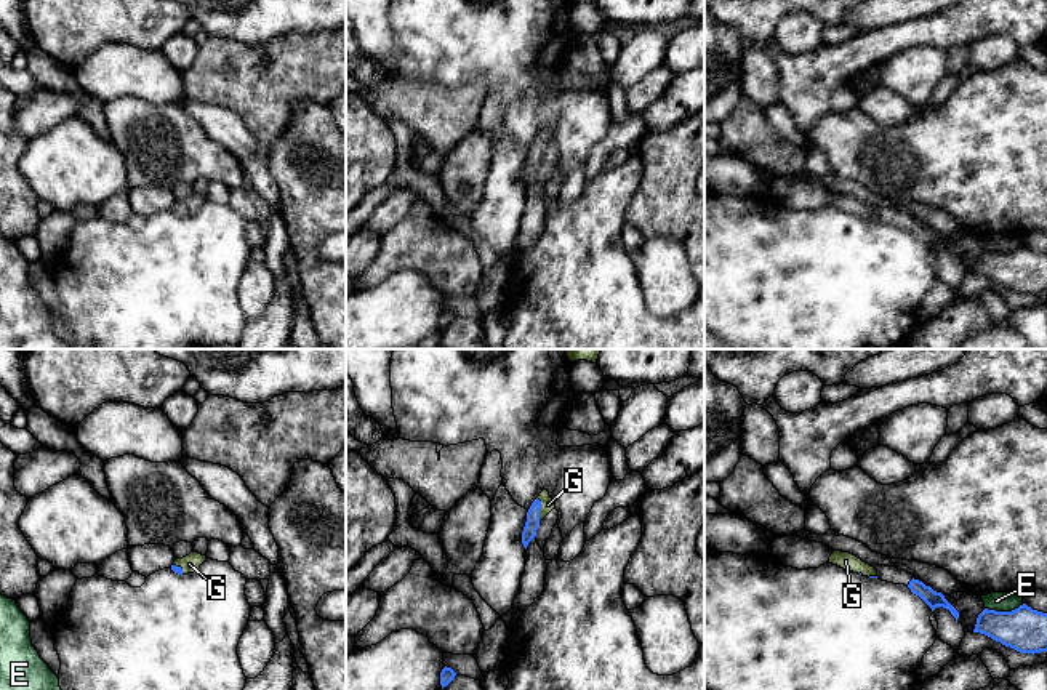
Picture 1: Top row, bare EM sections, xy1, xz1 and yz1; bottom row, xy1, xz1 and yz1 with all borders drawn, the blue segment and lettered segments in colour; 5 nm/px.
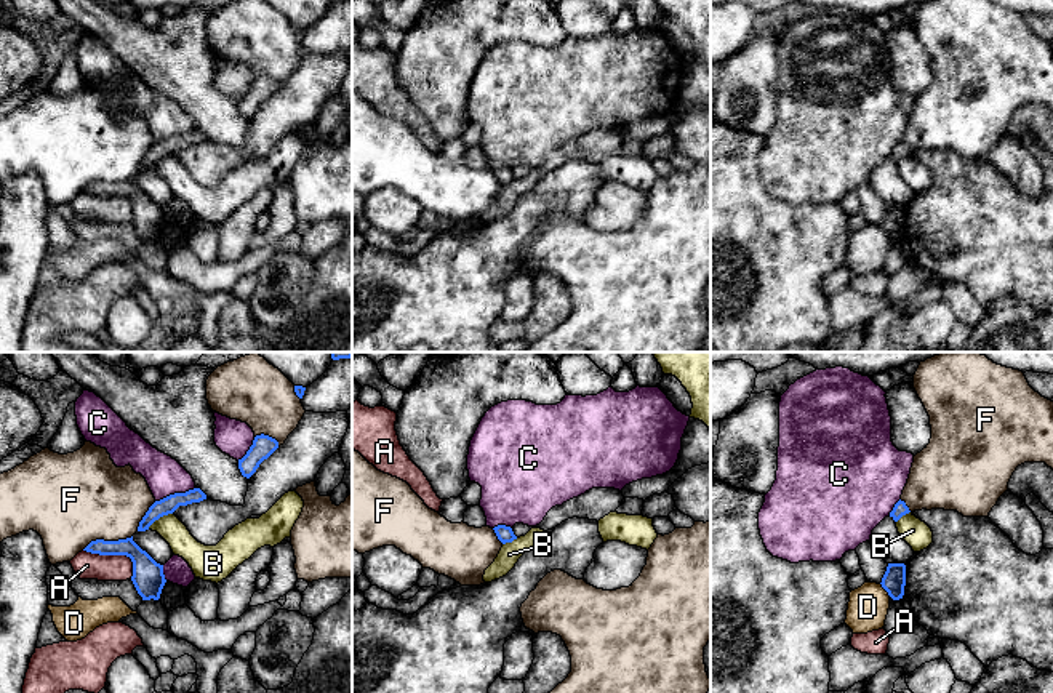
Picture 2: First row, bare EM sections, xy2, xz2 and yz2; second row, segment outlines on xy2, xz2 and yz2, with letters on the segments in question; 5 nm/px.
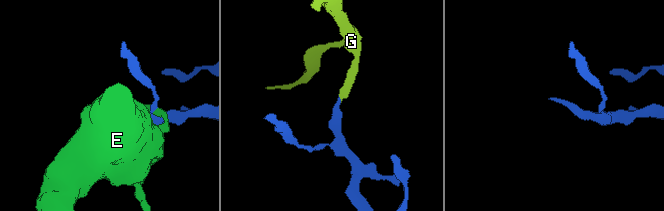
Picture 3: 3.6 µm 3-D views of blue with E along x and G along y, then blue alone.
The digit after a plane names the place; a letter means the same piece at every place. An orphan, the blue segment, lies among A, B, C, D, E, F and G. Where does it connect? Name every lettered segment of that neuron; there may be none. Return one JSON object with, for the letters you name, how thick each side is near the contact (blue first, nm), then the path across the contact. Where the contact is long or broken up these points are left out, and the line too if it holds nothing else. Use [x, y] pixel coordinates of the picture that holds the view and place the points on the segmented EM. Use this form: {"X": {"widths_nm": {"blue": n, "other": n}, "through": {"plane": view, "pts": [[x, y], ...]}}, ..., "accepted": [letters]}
{"G": {"widths_nm": {"blue": 70, "other": 70}, "through": {"plane": "xz1", "pts": [[532, 524], [540, 508], [548, 505]]}}, "accepted": ["G"]}

